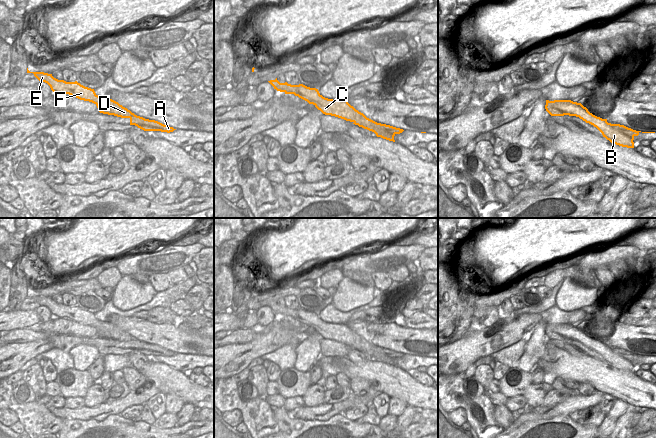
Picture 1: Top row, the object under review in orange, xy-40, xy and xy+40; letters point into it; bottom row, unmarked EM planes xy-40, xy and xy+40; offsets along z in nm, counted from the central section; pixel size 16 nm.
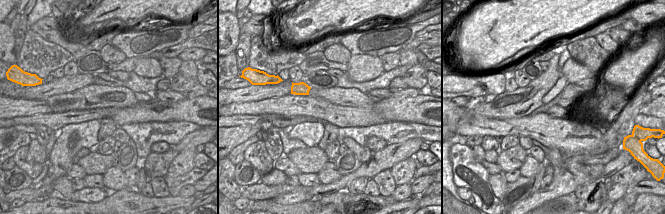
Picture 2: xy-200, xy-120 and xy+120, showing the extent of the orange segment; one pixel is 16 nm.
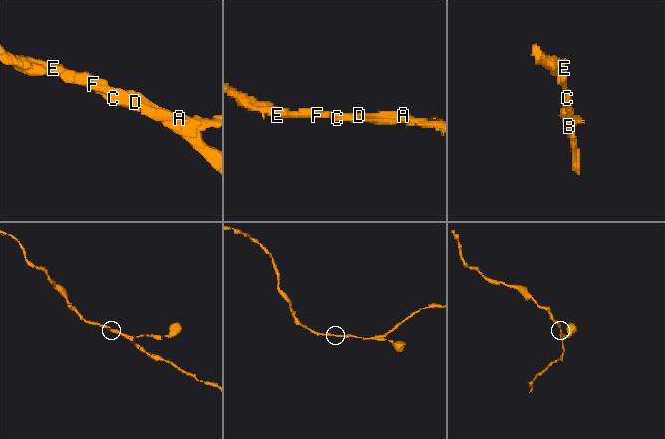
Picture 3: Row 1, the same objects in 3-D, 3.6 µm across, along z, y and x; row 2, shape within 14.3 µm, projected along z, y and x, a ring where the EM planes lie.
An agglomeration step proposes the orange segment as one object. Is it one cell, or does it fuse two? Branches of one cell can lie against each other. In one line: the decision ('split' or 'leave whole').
split

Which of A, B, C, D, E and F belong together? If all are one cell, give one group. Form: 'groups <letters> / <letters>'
groups A / B C D E F

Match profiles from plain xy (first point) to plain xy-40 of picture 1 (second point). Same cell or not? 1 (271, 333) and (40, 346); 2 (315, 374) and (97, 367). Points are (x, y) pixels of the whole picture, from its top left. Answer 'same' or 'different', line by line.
1: same
2: same

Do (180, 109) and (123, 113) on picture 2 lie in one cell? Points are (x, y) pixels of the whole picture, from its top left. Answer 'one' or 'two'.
one

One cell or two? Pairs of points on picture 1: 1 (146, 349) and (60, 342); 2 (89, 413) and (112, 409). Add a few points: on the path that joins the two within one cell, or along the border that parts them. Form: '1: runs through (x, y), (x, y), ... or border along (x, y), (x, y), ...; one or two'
1: runs through (125, 346), (105, 346), (99, 342), (81, 341); one
2: runs through (95, 413), (106, 409); one

